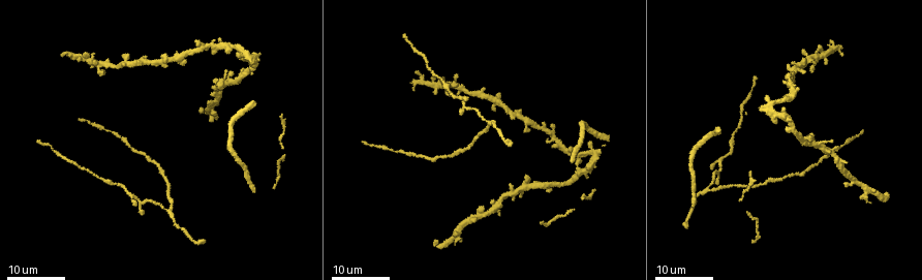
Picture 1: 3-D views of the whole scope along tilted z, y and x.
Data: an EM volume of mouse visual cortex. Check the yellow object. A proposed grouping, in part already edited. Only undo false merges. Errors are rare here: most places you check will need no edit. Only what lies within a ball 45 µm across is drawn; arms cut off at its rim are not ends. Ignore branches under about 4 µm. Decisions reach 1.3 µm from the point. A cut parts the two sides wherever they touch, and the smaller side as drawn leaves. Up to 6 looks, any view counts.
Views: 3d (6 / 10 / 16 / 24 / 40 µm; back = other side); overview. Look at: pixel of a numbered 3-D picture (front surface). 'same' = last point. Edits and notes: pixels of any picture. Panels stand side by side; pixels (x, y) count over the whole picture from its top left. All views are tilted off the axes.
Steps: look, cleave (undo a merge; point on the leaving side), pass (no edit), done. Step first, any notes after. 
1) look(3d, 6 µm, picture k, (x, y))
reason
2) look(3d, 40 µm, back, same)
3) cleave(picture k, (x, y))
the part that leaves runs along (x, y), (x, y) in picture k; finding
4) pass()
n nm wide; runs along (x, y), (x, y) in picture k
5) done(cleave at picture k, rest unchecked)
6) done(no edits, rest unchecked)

look(3d, 24 µm, picture 1, (719, 170))
calibre changes

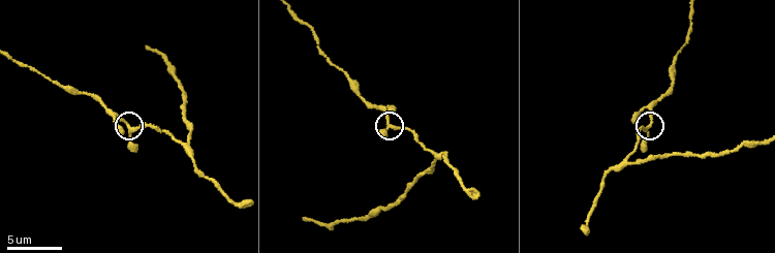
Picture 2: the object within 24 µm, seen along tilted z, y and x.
look(3d, 6 µm, picture 2, (128, 126))
zoom in

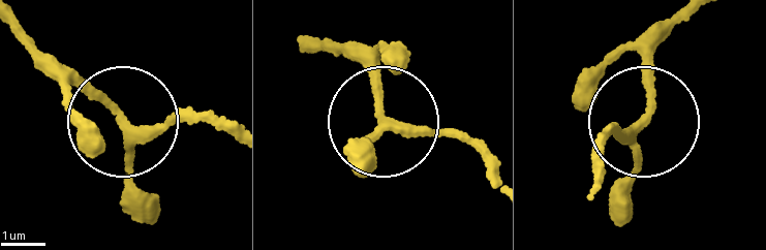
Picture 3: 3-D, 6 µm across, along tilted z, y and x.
pass()
190 nm wide; one neuron here

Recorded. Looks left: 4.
look(3d, 24 µm, picture 1, (523, 186))
sudden change in width

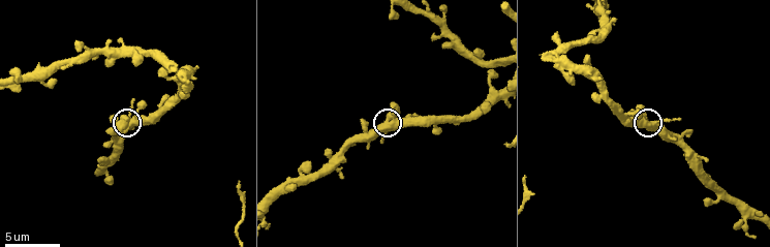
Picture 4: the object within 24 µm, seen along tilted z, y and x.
look(3d, 10 µm, picture 4, (129, 124))

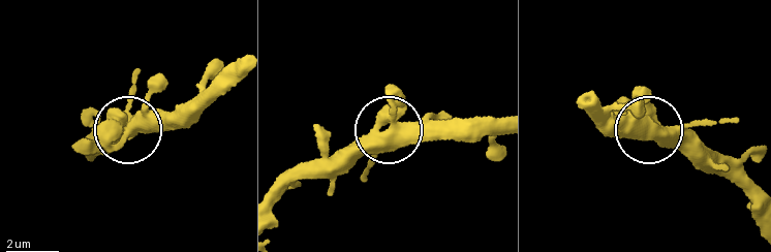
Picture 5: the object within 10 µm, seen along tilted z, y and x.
pass()
510 nm wide; continuous, no second neuron

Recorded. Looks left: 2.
look(3d, 10 µm, picture 2, (183, 145))
branch point

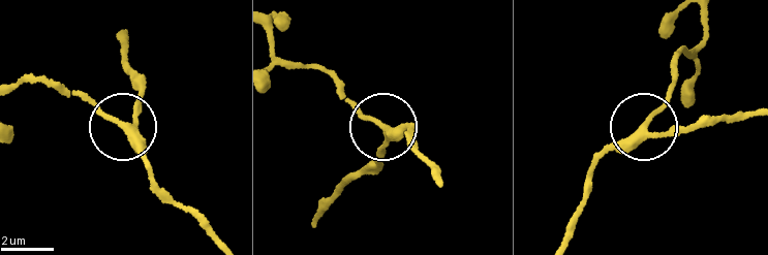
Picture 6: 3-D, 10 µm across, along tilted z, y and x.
pass()
240 nm wide; all the same neuron

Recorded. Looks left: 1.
done(no edits, rest unchecked)

